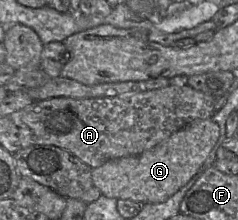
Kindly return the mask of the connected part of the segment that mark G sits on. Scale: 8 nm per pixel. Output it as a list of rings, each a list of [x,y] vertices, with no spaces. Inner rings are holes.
[[[212,118],[195,120],[139,155],[111,159],[91,170],[93,186],[102,195],[147,203],[162,203],[199,172],[219,139],[220,128]]]

